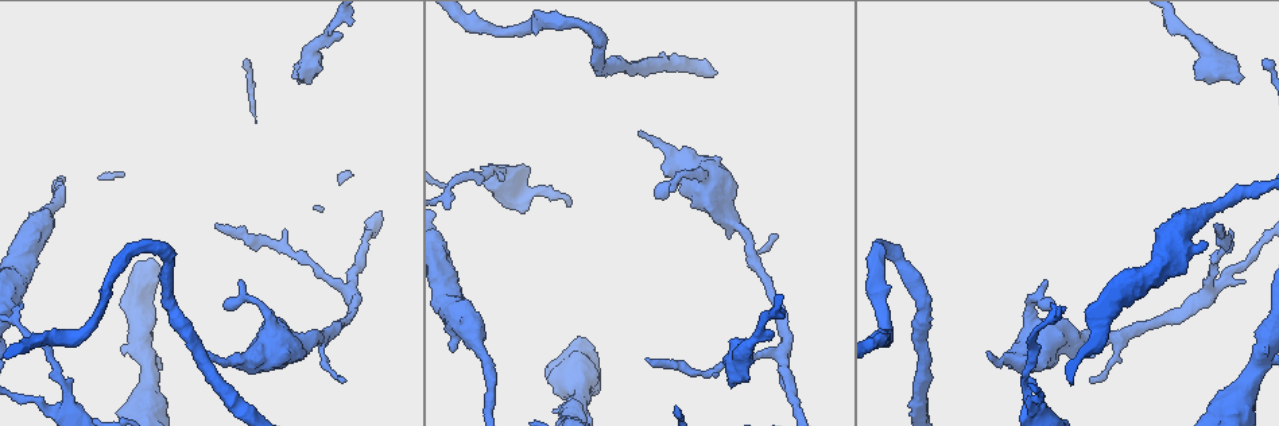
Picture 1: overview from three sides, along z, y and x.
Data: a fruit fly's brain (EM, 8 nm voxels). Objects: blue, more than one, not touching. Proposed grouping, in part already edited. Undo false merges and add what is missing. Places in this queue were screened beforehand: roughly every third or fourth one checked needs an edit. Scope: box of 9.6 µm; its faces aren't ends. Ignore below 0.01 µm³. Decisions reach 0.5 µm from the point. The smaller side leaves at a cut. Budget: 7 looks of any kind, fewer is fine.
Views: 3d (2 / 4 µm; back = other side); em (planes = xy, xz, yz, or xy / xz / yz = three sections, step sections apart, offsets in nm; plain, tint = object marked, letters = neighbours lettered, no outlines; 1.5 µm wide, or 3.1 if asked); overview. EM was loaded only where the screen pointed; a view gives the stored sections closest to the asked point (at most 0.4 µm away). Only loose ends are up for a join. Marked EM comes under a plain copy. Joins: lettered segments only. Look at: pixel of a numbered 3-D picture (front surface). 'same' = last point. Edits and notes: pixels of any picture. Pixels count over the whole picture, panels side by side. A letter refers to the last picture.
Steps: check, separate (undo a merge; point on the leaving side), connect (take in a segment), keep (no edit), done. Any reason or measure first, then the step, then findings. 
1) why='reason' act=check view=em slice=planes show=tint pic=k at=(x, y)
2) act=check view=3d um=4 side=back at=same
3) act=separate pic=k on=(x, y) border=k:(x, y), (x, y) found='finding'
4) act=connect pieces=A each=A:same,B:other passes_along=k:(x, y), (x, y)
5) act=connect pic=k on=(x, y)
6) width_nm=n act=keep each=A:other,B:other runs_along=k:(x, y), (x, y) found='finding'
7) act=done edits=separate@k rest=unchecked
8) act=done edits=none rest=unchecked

why='thin end' act=check view=em slice=yz step=8 show=letters pic=1 at=(639, 134)

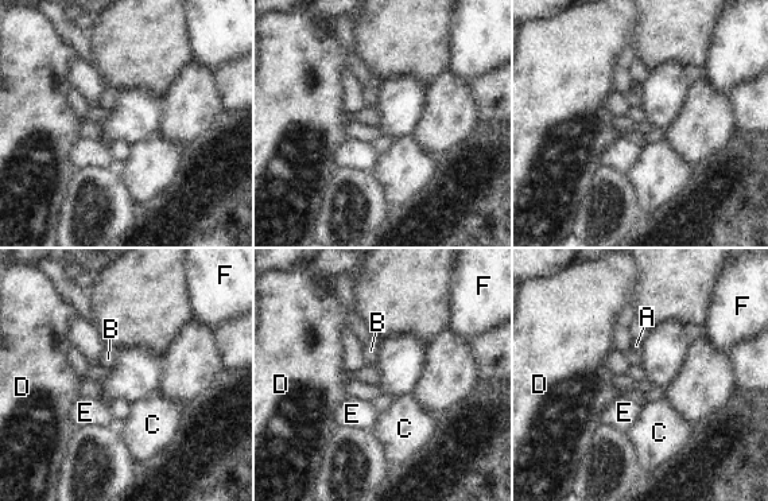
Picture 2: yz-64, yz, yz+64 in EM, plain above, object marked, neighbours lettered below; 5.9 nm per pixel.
why='another direction' act=check view=em slice=xy step=4 show=letters at=same

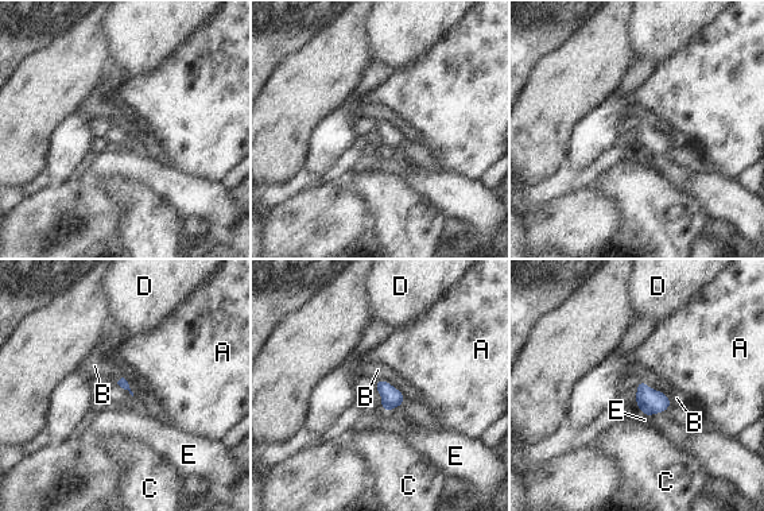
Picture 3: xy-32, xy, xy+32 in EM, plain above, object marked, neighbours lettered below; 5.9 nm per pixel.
act=keep each=A:other,B:other,C:other,D:other,E:other border=3:(377, 379), (387, 380), (406, 397) found='no lettered segment goes on from it'

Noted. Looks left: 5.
why='an open end' act=check view=em slice=xz step=8 show=tint pic=1 at=(452, 343)

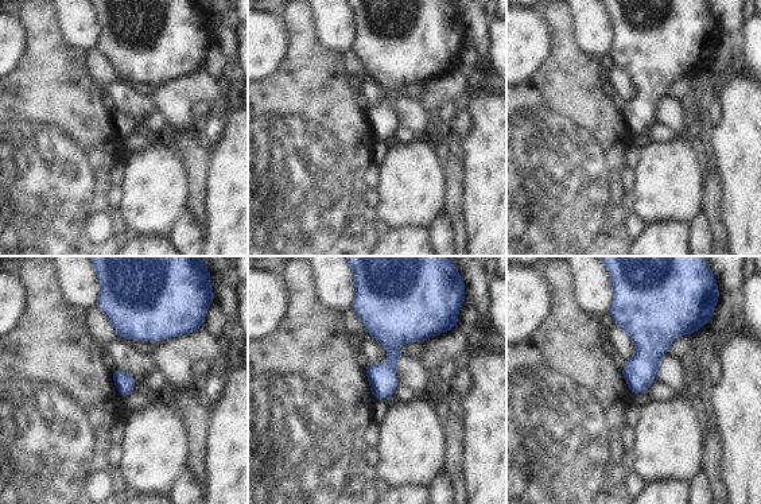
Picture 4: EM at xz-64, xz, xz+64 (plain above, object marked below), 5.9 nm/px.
why='cut it another way' act=check view=em slice=planes show=tint at=same

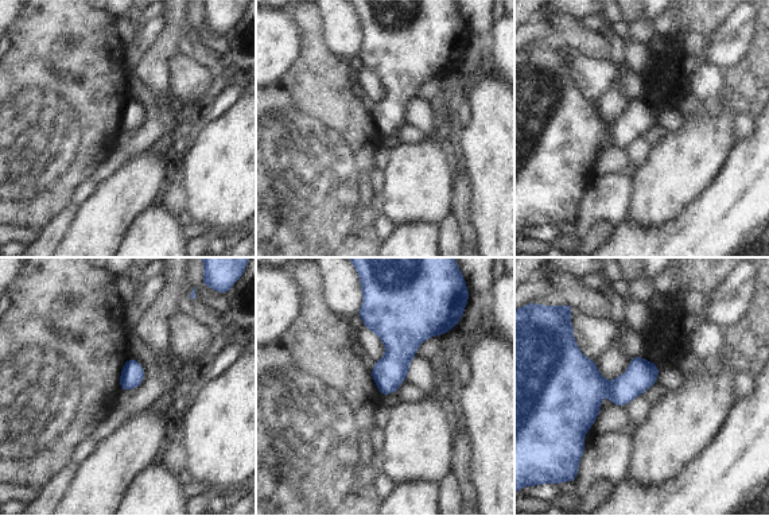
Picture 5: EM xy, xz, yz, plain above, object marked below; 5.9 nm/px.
why='what lies round it' act=check view=em slice=planes show=letters at=same

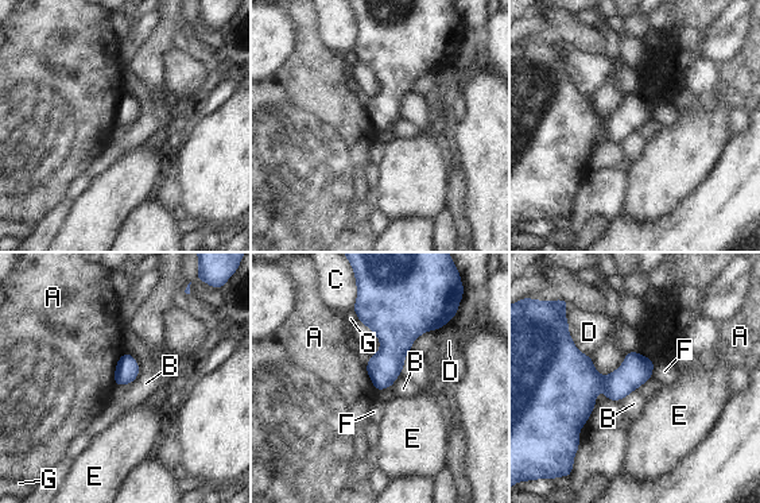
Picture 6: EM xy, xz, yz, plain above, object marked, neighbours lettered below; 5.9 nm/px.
act=keep each=A:other,B:other,C:other,D:other,E:other,F:other,G:other border=6:(124, 351), (138, 364), (132, 382) found='none of them fits'

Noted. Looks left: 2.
why='branch stops here' act=check view=em slice=planes show=letters pic=1 at=(451, 196)

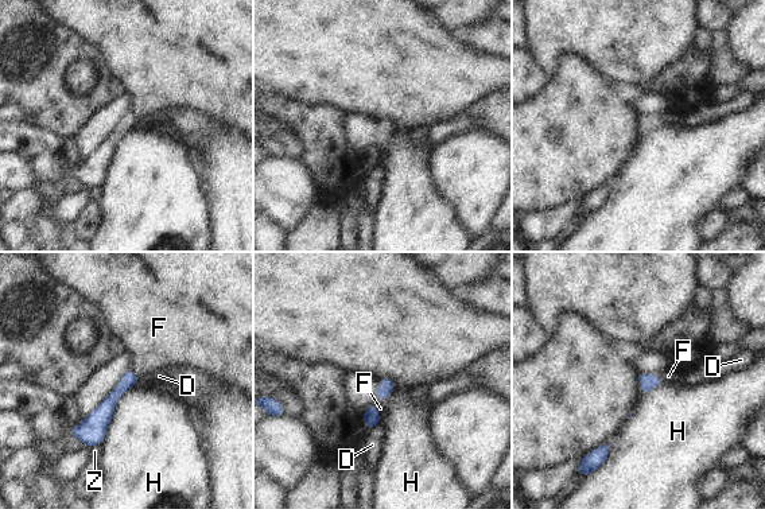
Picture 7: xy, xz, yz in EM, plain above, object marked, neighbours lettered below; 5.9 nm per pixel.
longest_contact=H:460nm act=keep each=D:other,F:other,H:other,Z:other runs_along=7:(134, 379), (82, 431), (72, 432) found='none of them fits'

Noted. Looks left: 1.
act=done edits=none rest=unchecked

